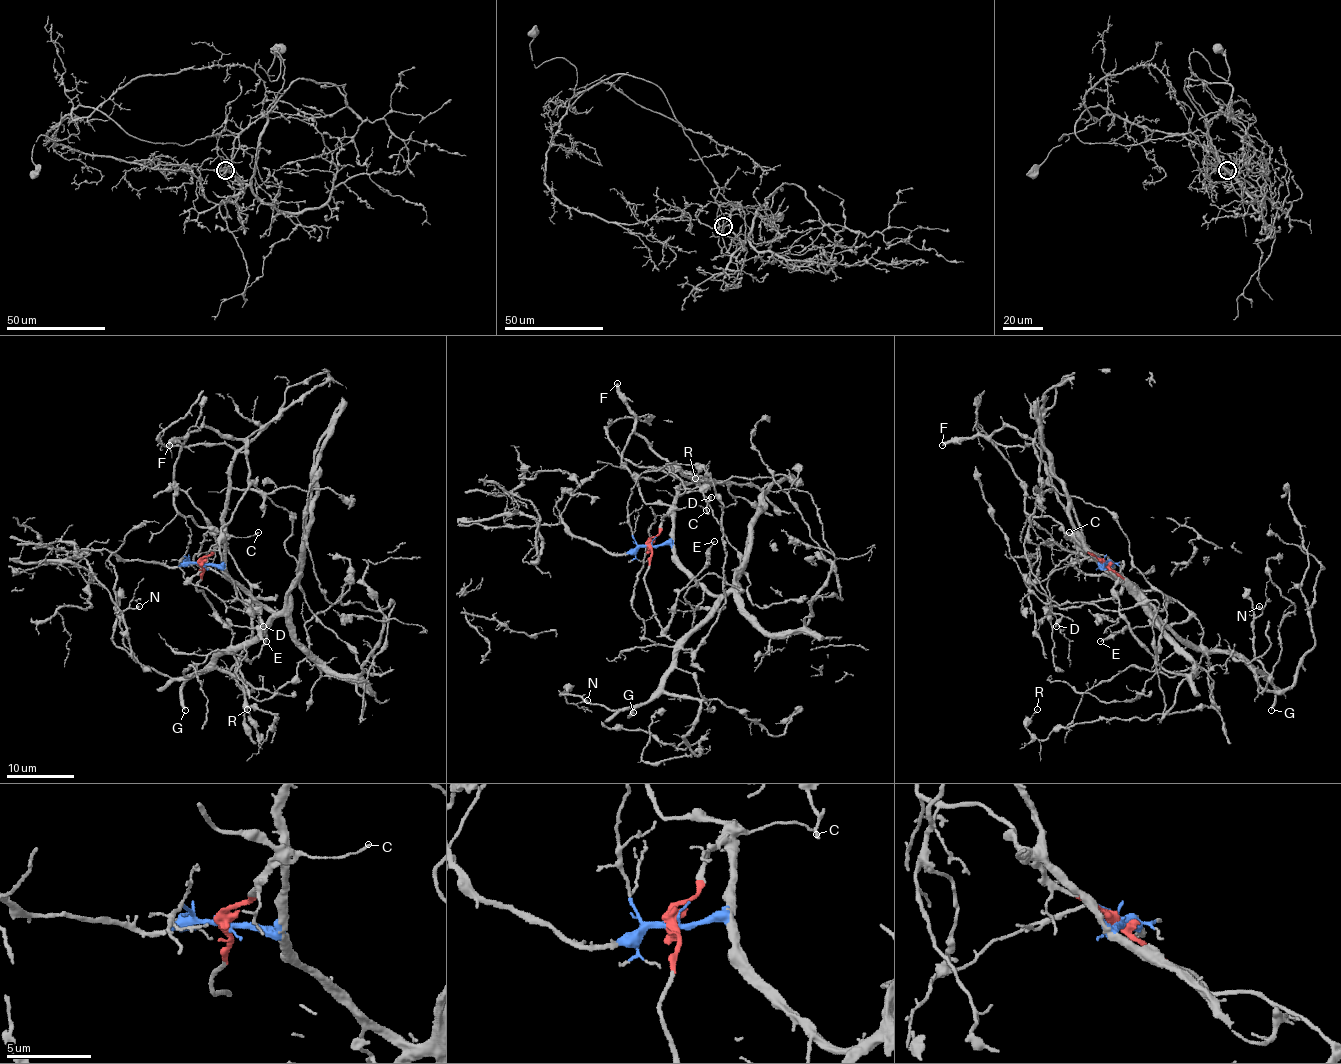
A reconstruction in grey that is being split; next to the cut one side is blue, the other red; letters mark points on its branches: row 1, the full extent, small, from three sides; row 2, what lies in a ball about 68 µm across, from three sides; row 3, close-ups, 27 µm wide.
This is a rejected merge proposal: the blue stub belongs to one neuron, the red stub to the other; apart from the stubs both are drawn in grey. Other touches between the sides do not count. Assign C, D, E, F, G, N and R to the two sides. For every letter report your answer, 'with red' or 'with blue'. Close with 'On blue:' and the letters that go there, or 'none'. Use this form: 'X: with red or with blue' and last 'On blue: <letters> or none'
C: with red
D: with red
E: with red
F: with red
G: with blue
N: with blue
R: with blue
On blue: G, N, R

